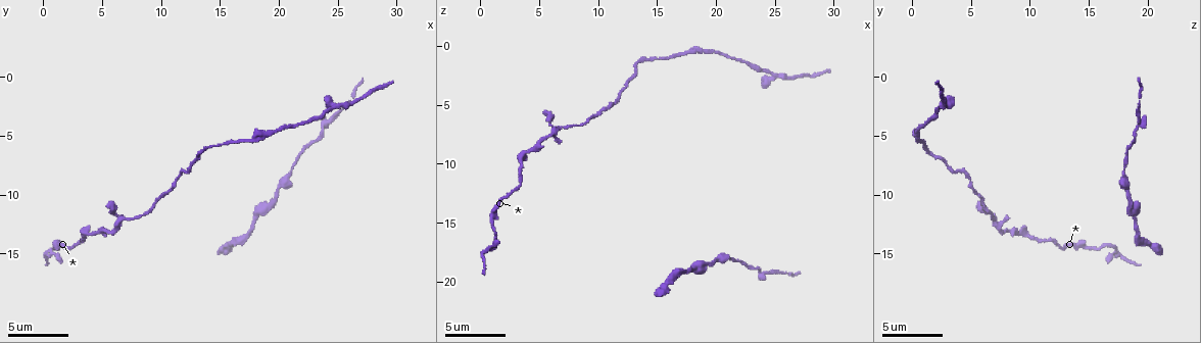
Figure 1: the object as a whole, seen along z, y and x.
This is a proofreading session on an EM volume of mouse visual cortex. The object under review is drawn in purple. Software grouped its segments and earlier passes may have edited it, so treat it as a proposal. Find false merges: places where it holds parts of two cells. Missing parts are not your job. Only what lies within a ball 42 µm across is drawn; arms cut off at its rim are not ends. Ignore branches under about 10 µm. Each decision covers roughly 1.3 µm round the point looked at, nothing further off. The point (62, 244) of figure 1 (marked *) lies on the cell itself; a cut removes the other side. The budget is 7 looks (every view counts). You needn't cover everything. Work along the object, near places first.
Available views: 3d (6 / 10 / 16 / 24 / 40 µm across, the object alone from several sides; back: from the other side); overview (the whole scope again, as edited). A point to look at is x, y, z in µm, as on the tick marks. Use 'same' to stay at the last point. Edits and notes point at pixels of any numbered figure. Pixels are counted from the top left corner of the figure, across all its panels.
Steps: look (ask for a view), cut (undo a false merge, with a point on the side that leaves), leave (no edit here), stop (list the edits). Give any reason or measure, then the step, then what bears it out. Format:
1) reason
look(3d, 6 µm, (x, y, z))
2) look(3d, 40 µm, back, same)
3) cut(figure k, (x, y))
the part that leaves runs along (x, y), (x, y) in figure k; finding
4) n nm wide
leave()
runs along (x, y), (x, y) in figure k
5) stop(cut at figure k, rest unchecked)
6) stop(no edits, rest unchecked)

two arms in line, one across
look(3d, 10 µm, (7.4, 12.0, 7.0))

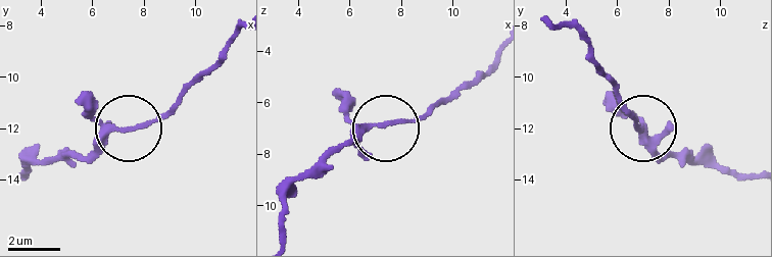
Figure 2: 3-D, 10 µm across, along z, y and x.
3 arms
leave()
continuous, no second cell

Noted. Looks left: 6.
sudden change in width
look(3d, 10 µm, (20.6, 8.4, 18.0))

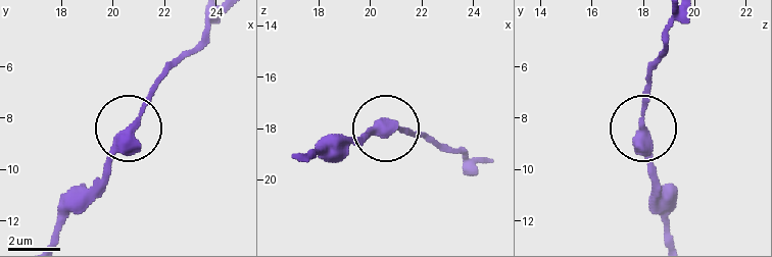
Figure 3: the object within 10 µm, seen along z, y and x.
other side
look(3d, 10 µm, back, (20.5, 8.5, 17.9))

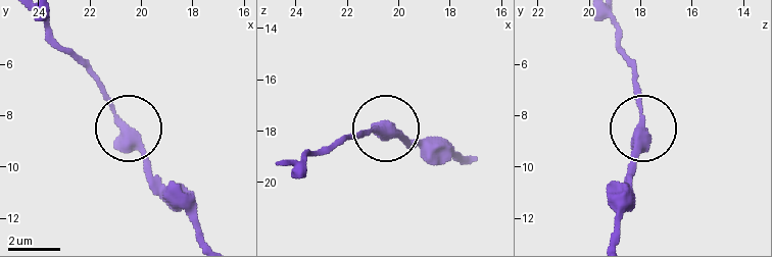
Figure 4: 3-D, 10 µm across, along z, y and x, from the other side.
420 nm wide
leave()
all the same cell

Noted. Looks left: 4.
calibre changes
look(3d, 10 µm, (22.4, 3.8, 1.4))

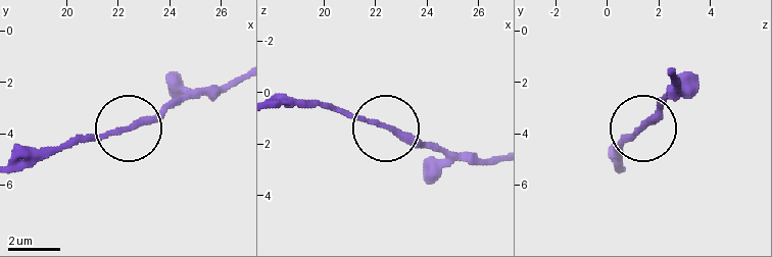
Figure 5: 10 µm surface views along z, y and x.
leave()
runs along (16, 165), (154, 117), (185, 89) in figure 5; continuous, no second cell

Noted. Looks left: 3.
thick turns thin
look(3d, 6 µm, (13.8, 6.0, 1.4))

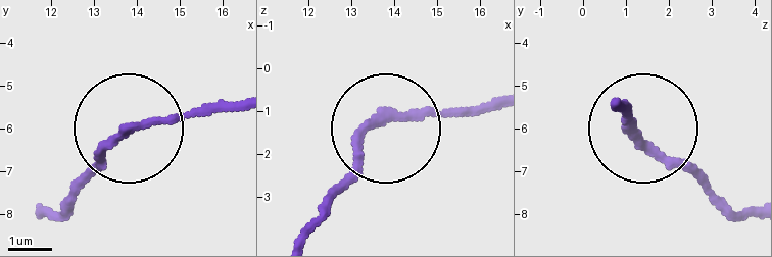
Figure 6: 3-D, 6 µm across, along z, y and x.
leave()
runs along (40, 216), (124, 133), (234, 107) in figure 6; continuous, no second cell

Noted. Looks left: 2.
stop(no edits, rest unchecked)

